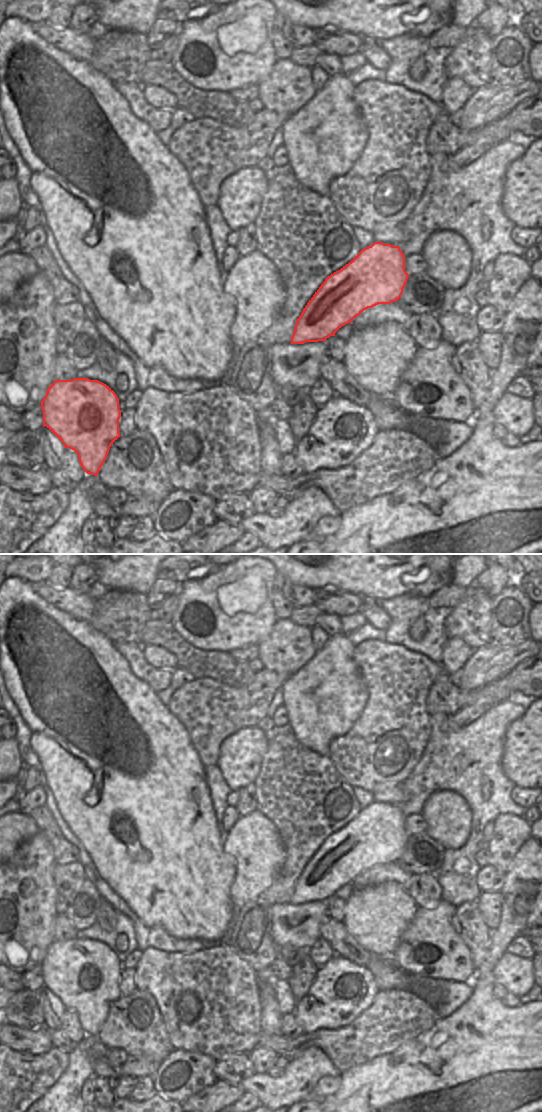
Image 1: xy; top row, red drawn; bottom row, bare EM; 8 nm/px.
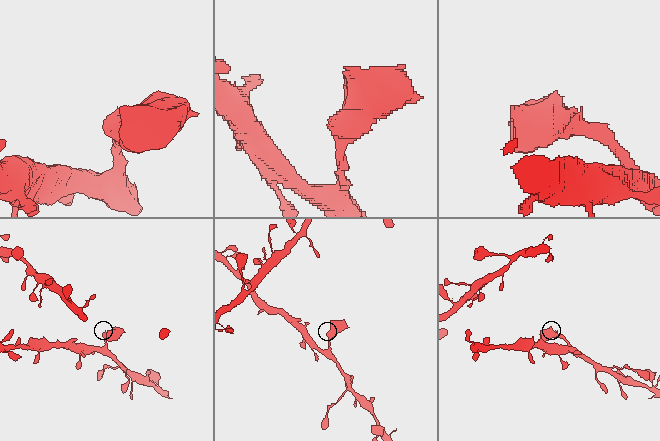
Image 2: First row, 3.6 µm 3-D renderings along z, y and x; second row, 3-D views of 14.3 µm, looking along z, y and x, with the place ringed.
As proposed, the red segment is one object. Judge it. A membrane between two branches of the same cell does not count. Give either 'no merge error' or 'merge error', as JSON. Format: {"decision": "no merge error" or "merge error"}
{"decision": "merge error"}

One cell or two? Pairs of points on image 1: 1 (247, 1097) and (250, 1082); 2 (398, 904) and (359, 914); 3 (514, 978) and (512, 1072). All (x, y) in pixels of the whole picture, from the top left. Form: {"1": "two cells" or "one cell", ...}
{"1": "two cells", "2": "one cell", "3": "two cells"}

